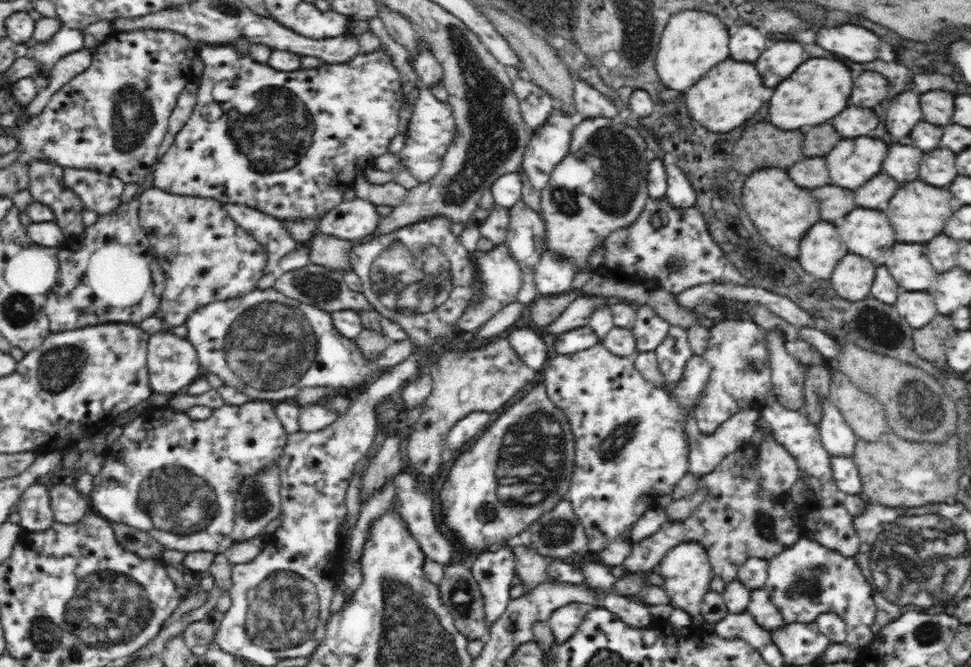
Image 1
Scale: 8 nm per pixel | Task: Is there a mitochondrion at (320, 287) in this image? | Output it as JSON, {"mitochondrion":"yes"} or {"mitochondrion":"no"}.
{"mitochondrion":"yes"}

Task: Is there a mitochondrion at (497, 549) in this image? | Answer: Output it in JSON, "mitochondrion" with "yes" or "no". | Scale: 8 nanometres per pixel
{"mitochondrion":"no"}

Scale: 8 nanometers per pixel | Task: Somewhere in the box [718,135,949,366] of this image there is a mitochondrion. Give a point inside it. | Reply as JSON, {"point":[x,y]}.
{"point":[878,330]}

